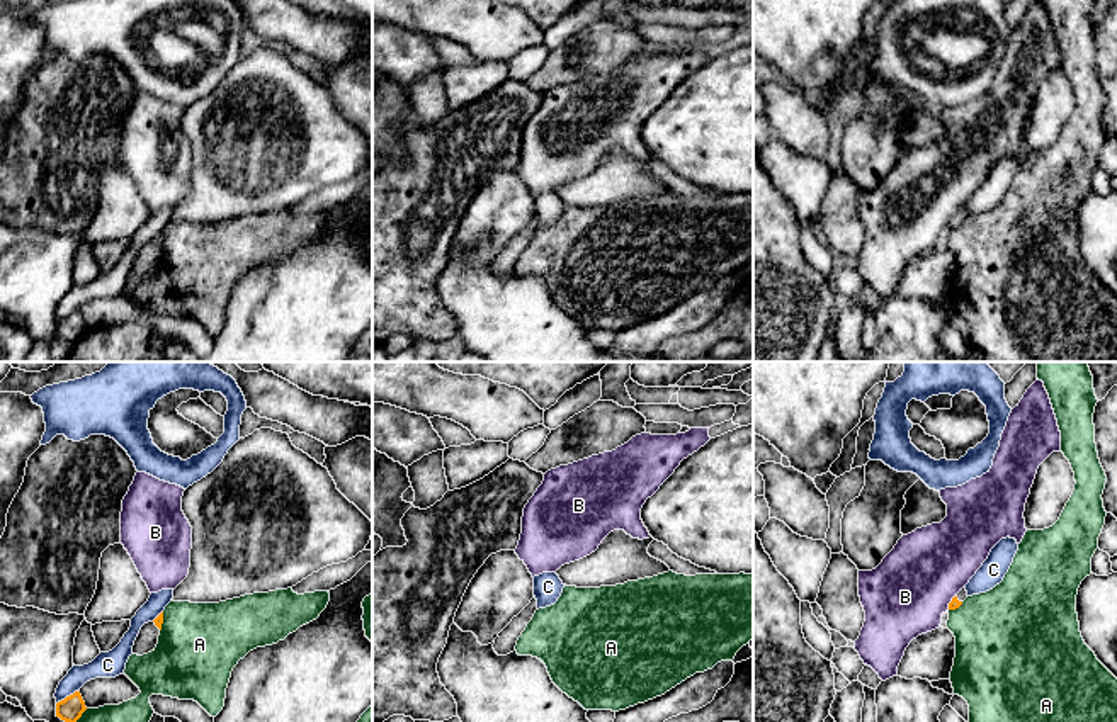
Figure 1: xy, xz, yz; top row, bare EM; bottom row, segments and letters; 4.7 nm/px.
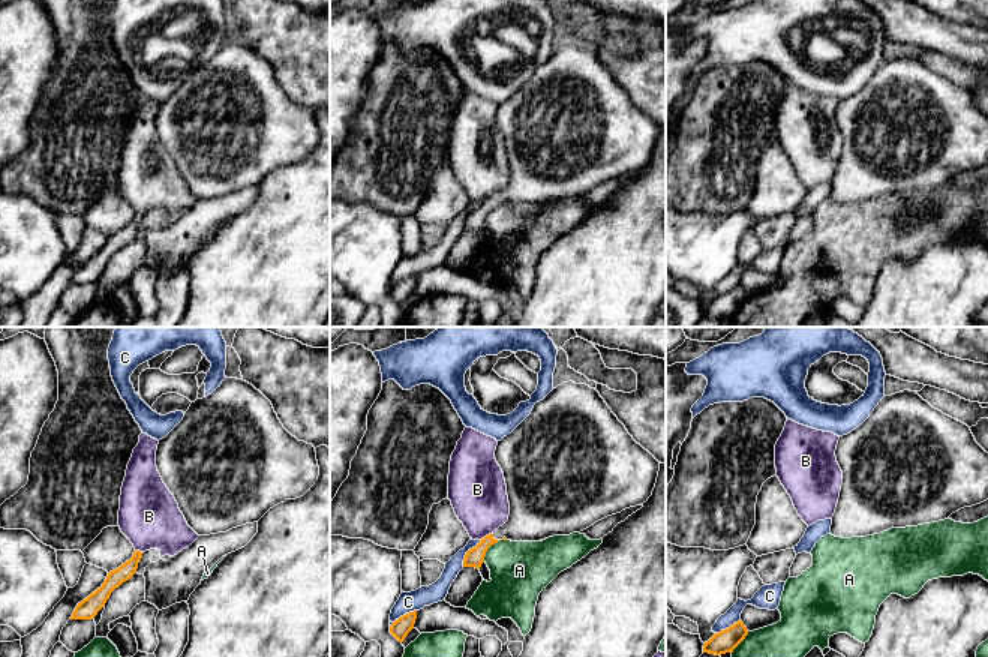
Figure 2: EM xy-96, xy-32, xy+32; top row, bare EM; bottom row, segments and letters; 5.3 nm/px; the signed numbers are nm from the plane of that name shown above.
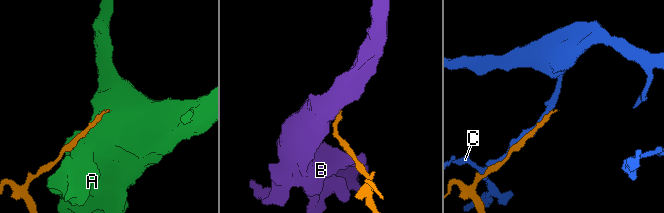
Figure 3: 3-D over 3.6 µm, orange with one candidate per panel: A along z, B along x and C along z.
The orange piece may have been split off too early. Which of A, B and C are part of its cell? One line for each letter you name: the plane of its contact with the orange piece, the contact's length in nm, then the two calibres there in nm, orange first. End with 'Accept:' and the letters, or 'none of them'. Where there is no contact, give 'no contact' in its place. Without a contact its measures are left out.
Accept: none of them

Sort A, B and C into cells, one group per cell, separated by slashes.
A / B / C

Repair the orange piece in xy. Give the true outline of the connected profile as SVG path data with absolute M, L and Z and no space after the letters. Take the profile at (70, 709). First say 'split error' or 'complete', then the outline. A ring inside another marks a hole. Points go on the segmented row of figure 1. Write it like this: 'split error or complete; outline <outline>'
complete; outline M75 691L73 695L56 703L56 717L65 722L77 722L85 710L87 707L80 691Z

